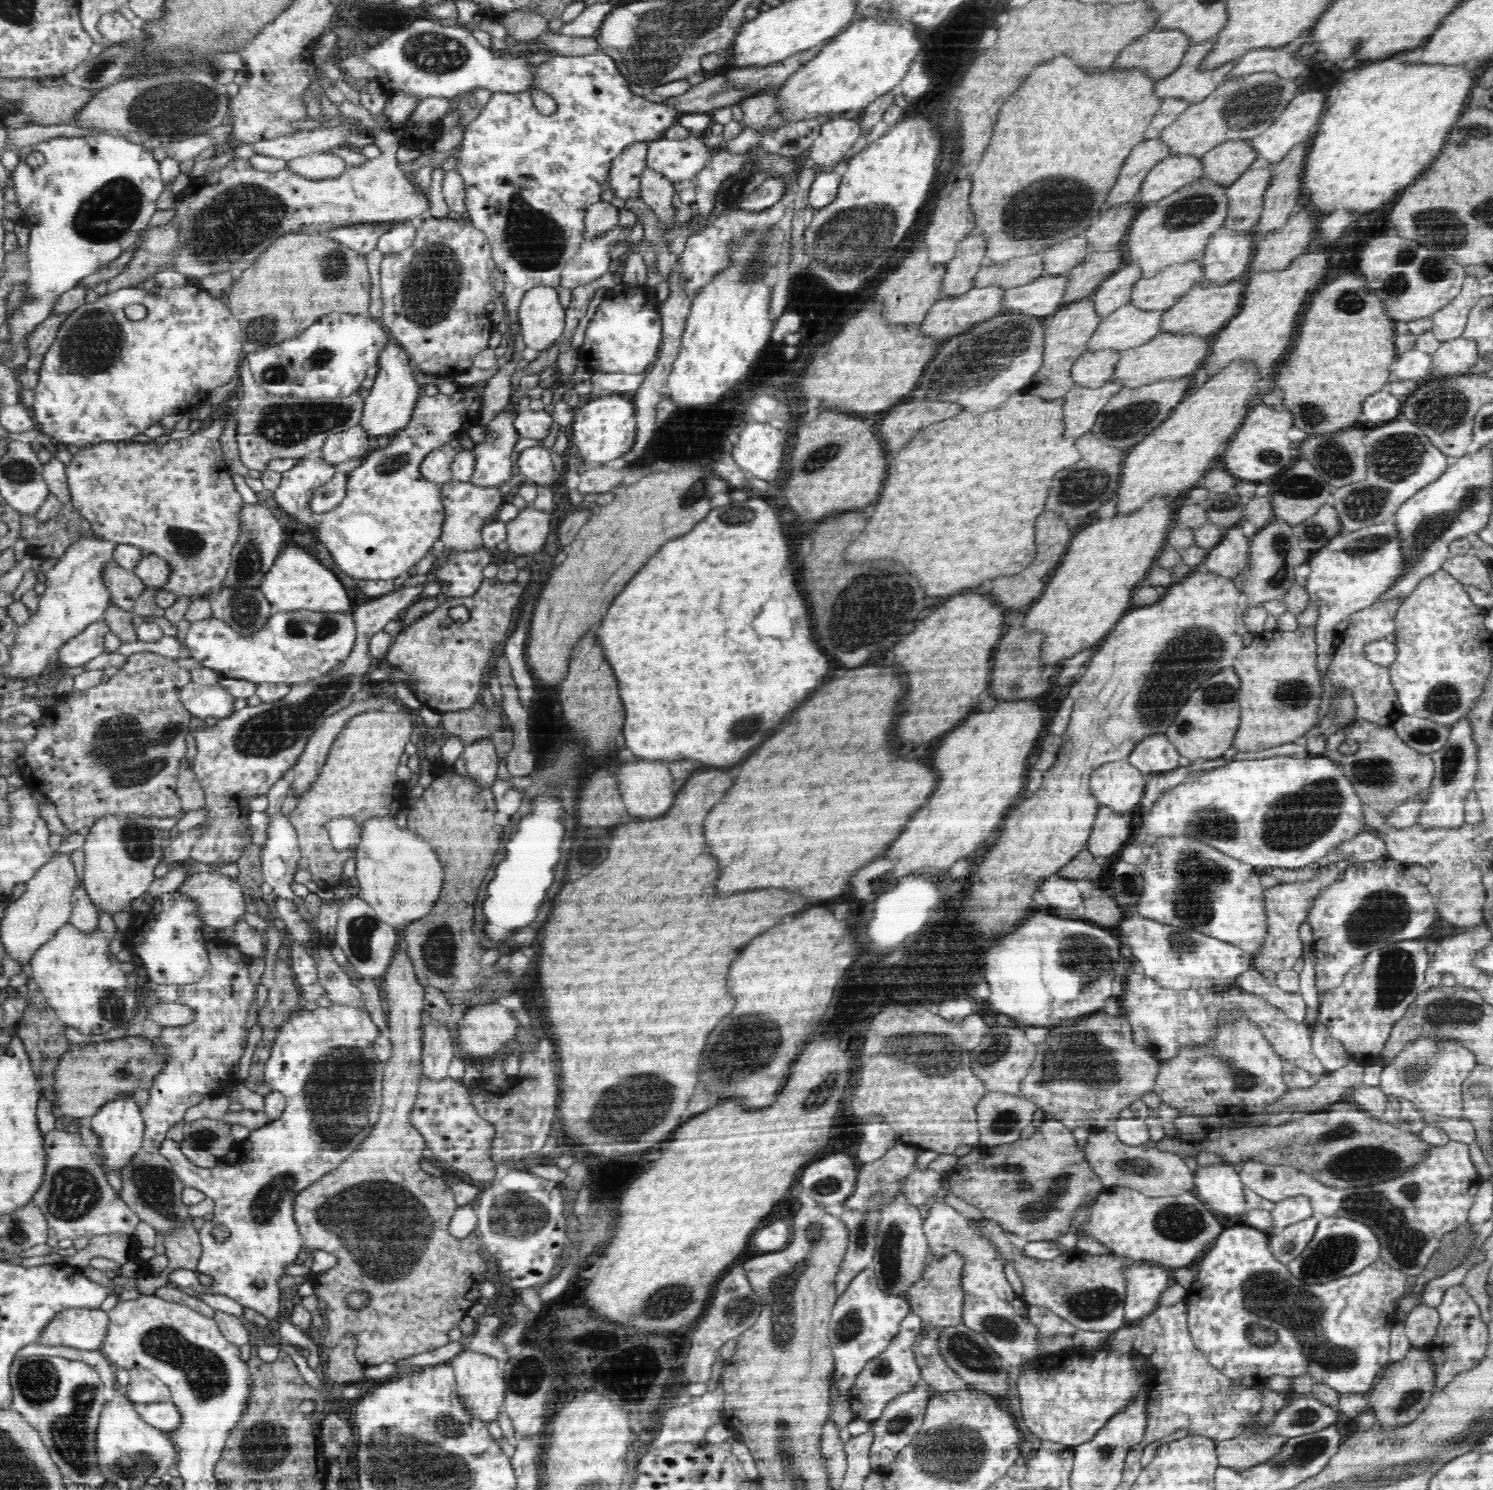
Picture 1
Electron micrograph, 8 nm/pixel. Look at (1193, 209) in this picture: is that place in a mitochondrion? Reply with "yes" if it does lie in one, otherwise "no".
yes

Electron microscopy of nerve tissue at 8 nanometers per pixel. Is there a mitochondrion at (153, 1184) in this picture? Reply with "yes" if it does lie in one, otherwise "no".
yes

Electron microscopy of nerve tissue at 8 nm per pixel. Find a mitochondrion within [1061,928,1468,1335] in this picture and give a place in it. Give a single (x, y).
(1389, 1208)

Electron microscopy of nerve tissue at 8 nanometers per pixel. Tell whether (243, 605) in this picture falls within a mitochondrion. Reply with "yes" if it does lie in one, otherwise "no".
yes

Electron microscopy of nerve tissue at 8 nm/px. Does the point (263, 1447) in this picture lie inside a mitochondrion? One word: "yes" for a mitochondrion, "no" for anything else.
yes

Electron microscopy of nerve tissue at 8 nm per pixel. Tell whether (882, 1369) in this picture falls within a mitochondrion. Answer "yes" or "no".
no

